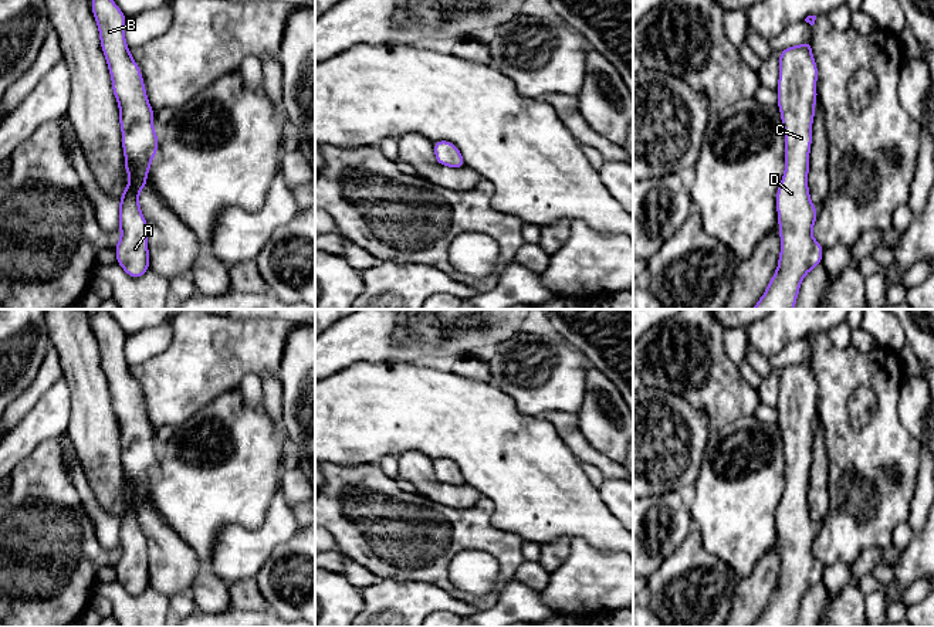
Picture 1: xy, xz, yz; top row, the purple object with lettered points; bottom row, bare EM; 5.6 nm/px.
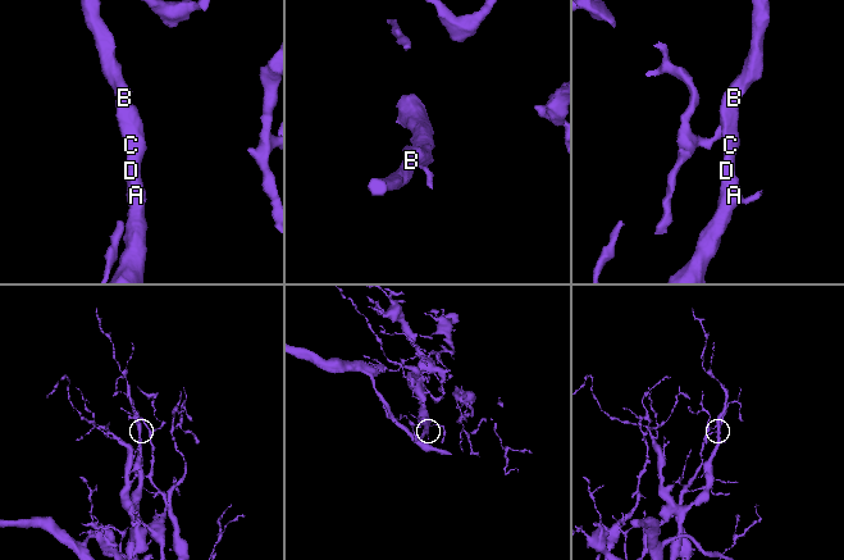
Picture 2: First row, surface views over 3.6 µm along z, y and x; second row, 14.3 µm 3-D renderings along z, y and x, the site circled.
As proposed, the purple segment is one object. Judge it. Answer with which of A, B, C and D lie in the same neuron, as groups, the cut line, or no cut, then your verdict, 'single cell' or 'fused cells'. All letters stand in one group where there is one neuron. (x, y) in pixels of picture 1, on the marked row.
A B C D | no cut | single cell

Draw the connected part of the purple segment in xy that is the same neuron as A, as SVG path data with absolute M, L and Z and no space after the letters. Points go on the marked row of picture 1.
M91 0L91 9L112 78L112 92L119 105L125 173L131 176L123 194L119 196L121 240L114 250L123 271L131 278L141 278L150 267L150 258L139 192L148 186L146 176L160 140L153 129L155 112L146 96L141 68L125 41L128 17L114 0Z

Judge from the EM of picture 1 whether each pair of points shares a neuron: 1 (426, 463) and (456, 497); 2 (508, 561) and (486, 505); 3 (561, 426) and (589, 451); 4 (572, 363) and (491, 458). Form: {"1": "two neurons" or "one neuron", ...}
{"1": "one neuron", "2": "one neuron", "3": "one neuron", "4": "two neurons"}

